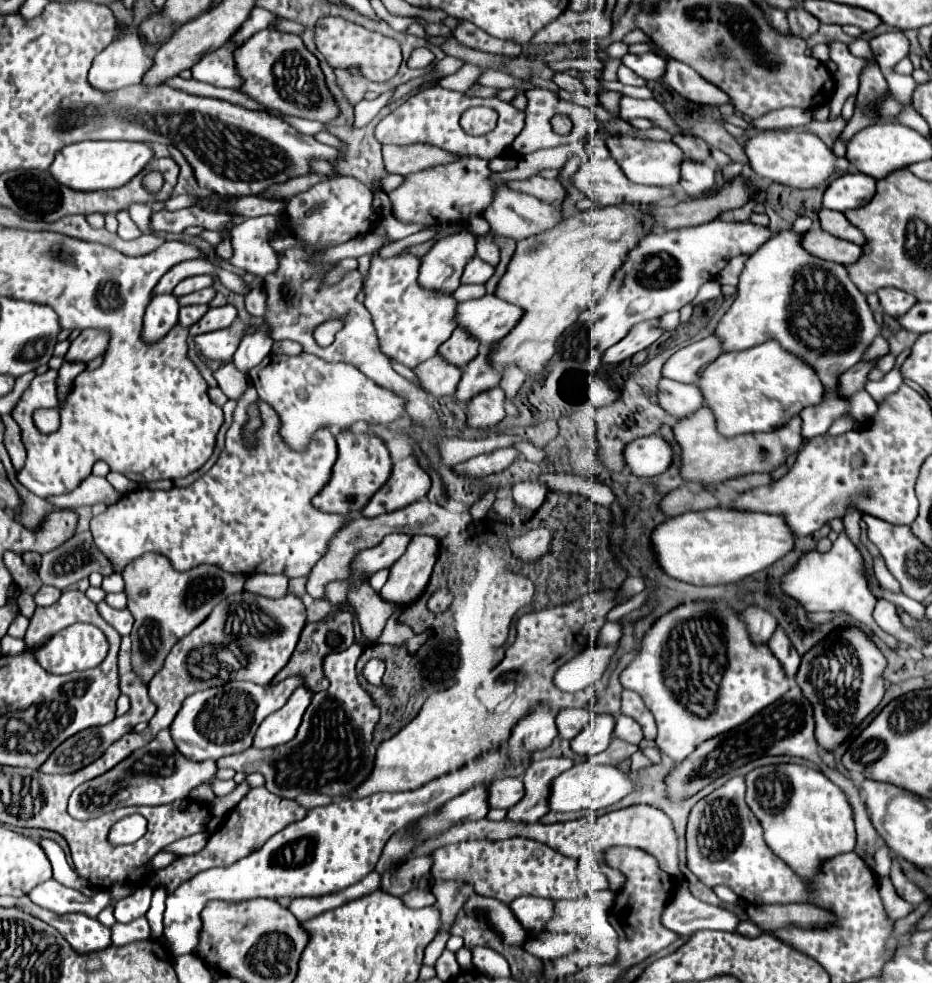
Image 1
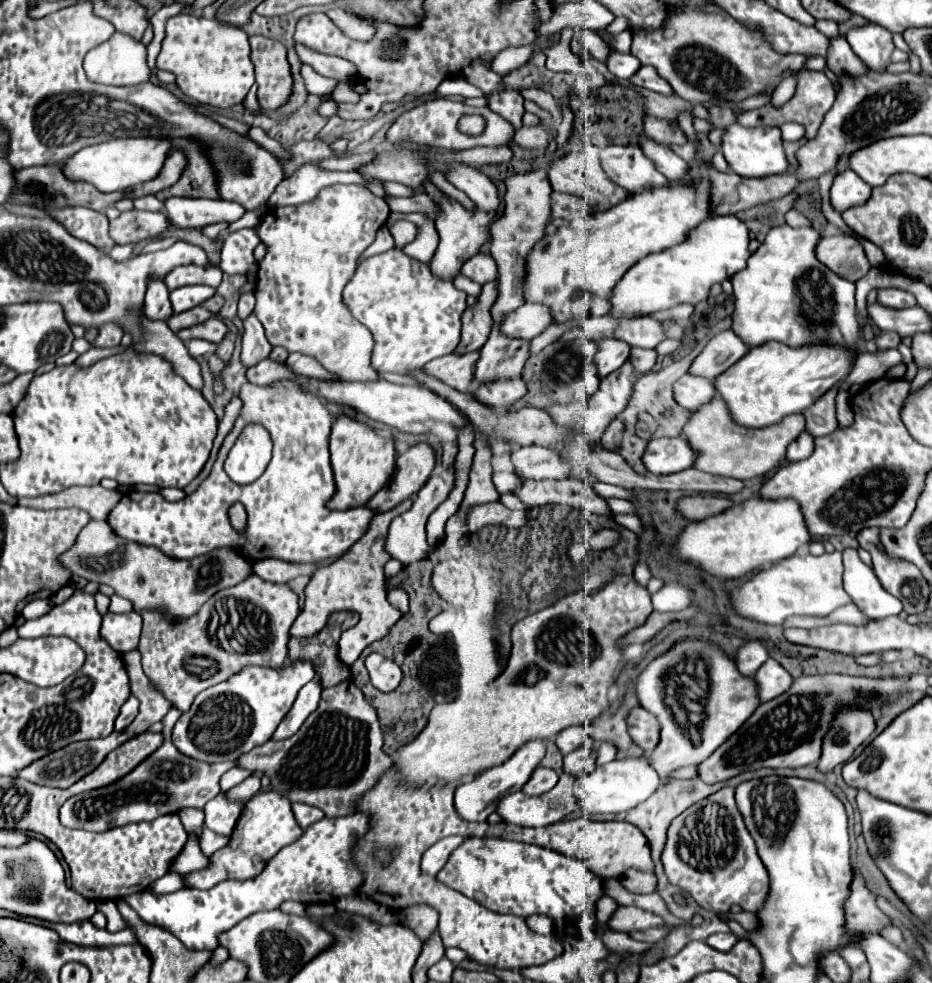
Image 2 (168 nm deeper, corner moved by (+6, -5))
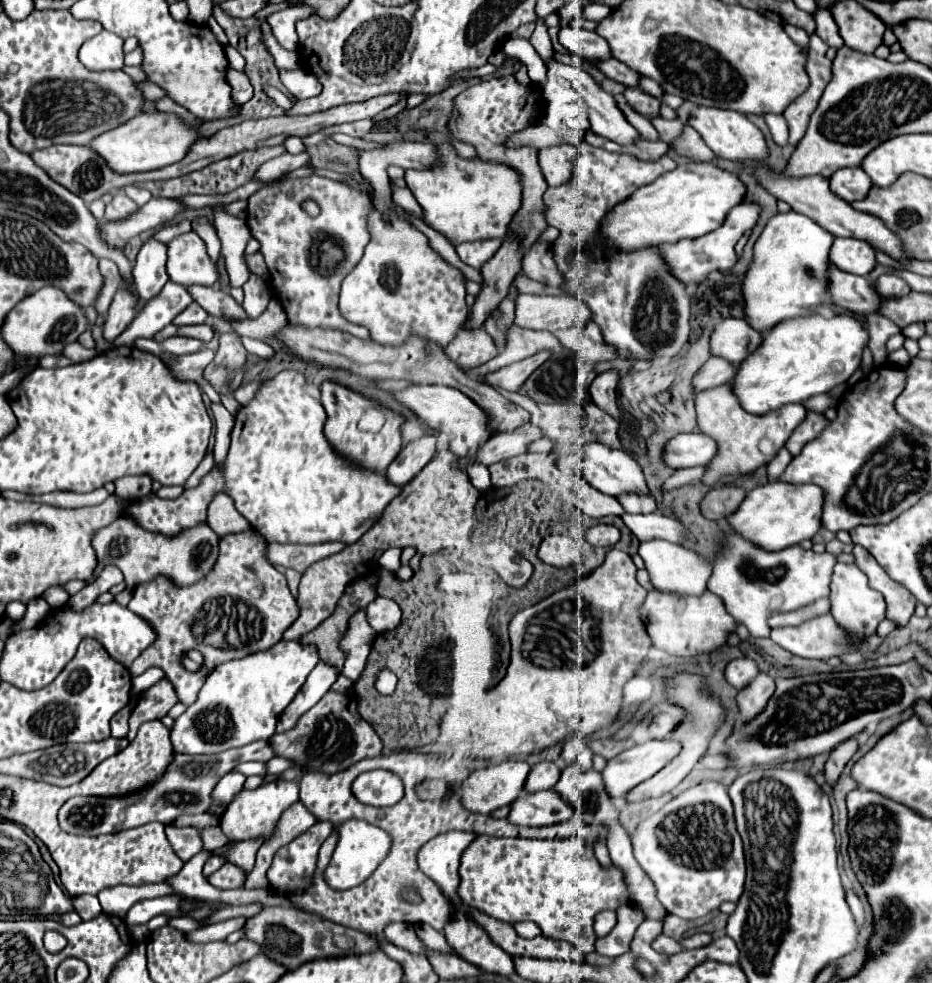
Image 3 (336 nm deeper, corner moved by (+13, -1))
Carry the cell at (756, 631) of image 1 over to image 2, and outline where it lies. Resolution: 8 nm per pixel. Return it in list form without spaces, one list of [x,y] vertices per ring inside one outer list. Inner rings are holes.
[[[752,638],[740,646],[736,654],[736,664],[744,676],[754,676],[756,670],[766,662],[766,658],[768,658],[766,644],[758,638]]]

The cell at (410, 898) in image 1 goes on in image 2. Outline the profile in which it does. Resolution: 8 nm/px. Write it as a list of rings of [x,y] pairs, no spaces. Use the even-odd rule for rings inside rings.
[[[414,904],[412,908],[404,908],[398,912],[400,922],[404,922],[408,928],[412,928],[422,940],[432,934],[432,926],[438,924],[438,912],[432,906],[426,904]]]

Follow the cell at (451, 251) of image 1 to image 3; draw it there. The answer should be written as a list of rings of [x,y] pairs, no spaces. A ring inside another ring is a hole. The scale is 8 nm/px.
[[[447,142],[437,144],[437,162],[427,170],[405,170],[407,188],[413,192],[415,200],[425,210],[425,222],[441,232],[451,244],[467,240],[487,240],[487,238],[505,238],[511,218],[521,208],[521,174],[507,164],[493,164],[481,160],[479,156],[467,160],[461,158],[455,148]]]

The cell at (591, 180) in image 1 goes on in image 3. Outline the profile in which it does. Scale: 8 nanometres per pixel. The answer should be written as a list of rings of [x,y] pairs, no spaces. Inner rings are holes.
[[[559,144],[539,150],[539,166],[549,186],[561,186],[571,178],[577,148],[571,144]]]

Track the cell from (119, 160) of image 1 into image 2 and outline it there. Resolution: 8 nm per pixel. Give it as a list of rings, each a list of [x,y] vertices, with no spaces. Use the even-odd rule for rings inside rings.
[[[160,138],[110,140],[110,142],[82,148],[74,156],[70,156],[66,162],[62,162],[62,172],[64,172],[64,176],[68,176],[68,180],[88,182],[88,184],[96,186],[100,192],[128,190],[136,184],[152,180],[160,172],[168,150],[170,150],[170,142],[160,140]]]

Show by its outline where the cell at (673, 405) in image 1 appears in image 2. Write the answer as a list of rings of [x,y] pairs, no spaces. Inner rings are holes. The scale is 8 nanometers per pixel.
[[[682,376],[676,380],[674,388],[674,400],[682,406],[688,408],[690,412],[696,412],[696,408],[708,404],[708,400],[714,398],[716,390],[712,386],[712,380],[698,378],[698,376]]]

